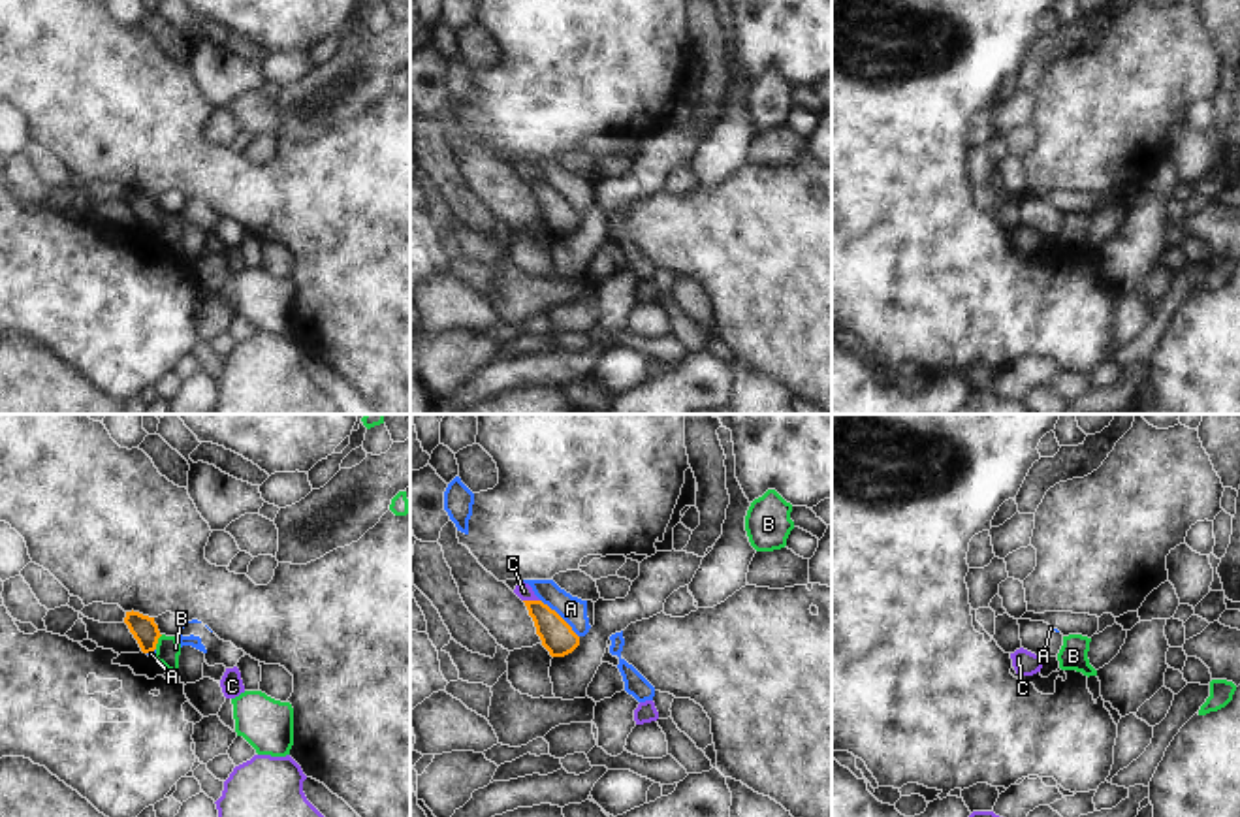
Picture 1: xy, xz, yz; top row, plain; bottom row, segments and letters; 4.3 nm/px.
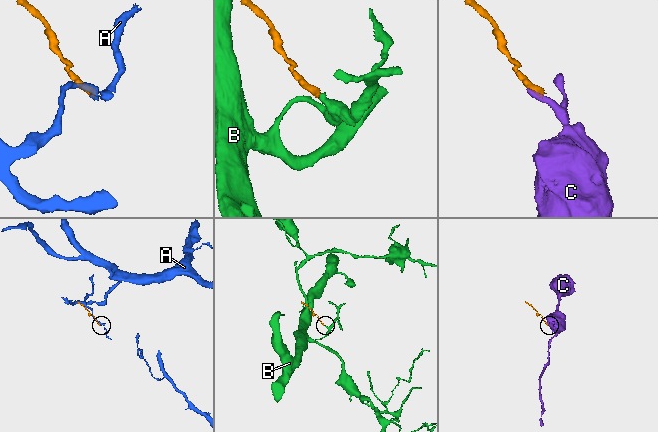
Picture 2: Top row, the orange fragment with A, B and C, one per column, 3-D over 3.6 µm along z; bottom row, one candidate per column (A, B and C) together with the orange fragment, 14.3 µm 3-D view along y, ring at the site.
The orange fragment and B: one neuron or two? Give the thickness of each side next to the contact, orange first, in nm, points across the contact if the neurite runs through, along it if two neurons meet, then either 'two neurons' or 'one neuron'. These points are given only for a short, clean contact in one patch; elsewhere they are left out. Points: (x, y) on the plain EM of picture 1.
110/110 nm | across xy (145, 209), (157, 221), (168, 228) | one neuron

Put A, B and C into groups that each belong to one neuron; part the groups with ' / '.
A / B / C

